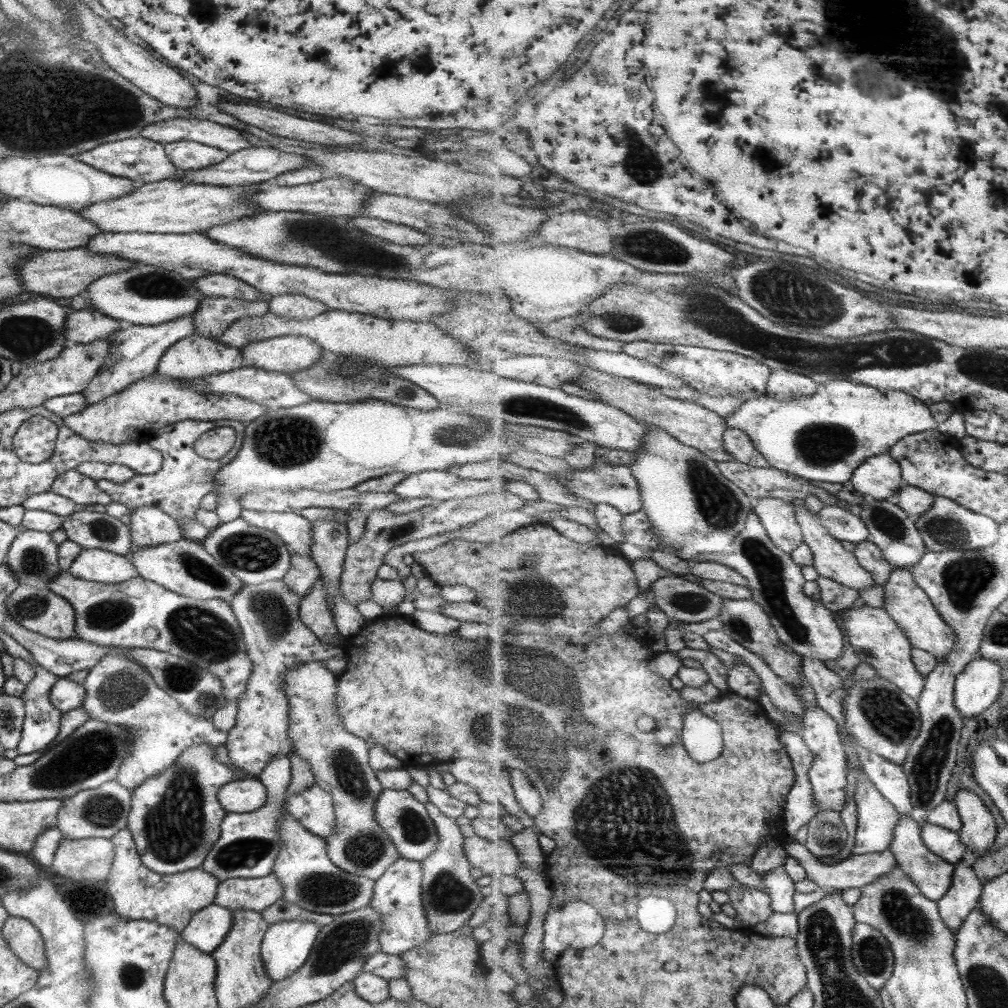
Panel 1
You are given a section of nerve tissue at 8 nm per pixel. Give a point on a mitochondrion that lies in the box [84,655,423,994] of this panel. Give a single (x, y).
(174, 827)

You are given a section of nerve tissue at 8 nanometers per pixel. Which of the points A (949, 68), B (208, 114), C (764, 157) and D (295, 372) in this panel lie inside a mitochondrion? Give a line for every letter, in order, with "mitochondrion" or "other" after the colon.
A: other
B: other
C: other
D: other

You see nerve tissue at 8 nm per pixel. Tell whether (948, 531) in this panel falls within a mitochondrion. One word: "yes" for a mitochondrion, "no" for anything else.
yes

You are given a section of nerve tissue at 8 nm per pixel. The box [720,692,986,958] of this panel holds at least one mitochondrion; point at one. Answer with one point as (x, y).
(926, 768)

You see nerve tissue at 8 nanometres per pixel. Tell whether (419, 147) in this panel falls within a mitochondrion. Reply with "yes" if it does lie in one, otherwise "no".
no

